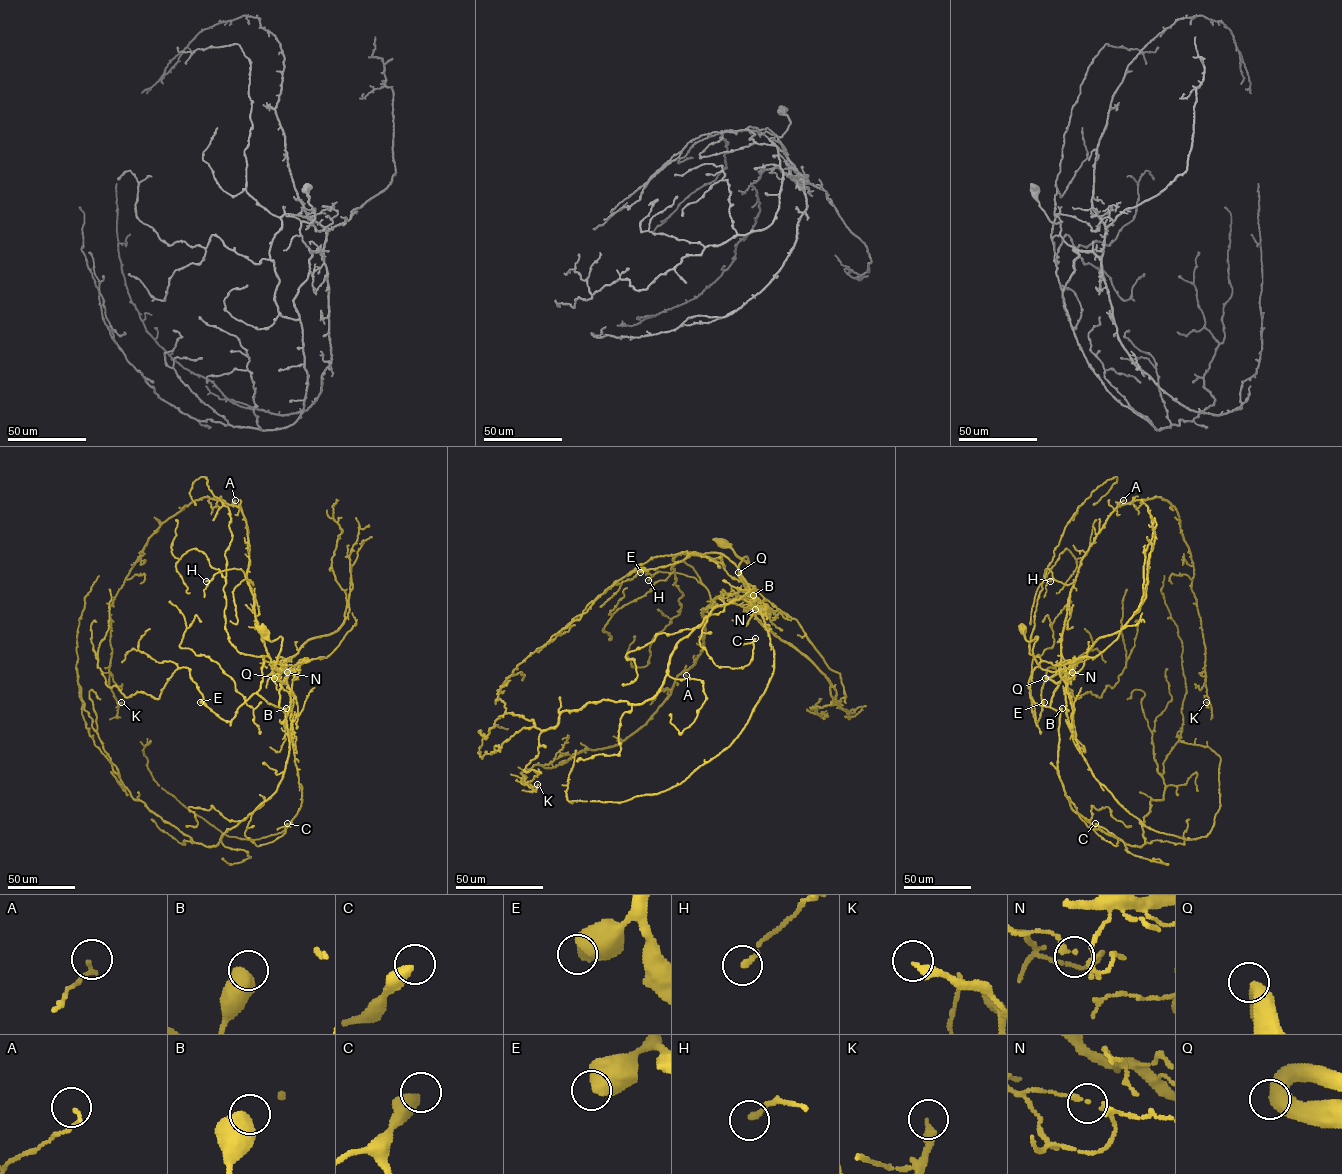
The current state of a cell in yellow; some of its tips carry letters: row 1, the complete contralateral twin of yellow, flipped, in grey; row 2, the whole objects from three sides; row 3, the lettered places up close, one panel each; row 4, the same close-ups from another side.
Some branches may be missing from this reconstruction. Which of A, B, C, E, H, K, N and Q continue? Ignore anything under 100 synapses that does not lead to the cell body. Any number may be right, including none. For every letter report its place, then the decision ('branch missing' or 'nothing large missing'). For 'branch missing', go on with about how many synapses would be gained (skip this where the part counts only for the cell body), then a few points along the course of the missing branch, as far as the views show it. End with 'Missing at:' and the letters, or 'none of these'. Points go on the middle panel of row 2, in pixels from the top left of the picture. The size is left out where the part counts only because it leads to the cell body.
A: at (686, 675); nothing large missing
B: at (753, 595); nothing large missing
C: at (755, 638); nothing large missing
E: at (640, 572); nothing large missing
H: at (648, 580); nothing large missing
K: at (537, 784); nothing large missing
N: at (755, 609); nothing large missing
Q: at (738, 572); nothing large missing
Missing at: none of these

